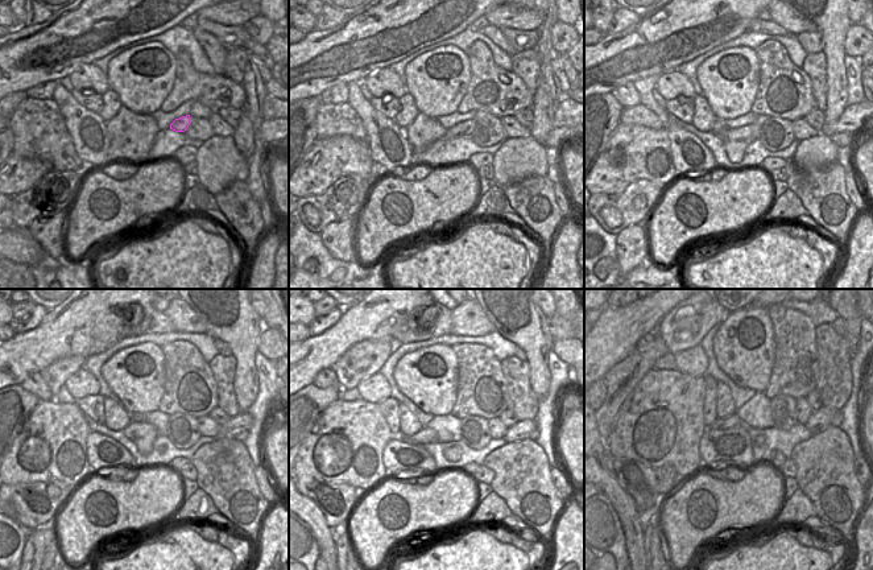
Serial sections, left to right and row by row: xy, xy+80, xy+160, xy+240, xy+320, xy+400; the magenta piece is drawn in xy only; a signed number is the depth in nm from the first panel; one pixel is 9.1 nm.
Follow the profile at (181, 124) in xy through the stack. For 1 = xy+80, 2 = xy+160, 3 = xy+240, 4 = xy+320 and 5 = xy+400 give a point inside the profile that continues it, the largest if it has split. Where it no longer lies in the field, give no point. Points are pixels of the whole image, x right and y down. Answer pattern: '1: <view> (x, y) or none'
1: xy+80 (463, 129)
2: xy+160 (736, 141)
3: xy+240 (143, 433)
4: xy+320 (446, 428)
5: xy+400 (720, 422)

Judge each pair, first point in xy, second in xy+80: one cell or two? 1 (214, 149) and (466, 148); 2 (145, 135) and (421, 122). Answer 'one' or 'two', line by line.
1: two
2: one

